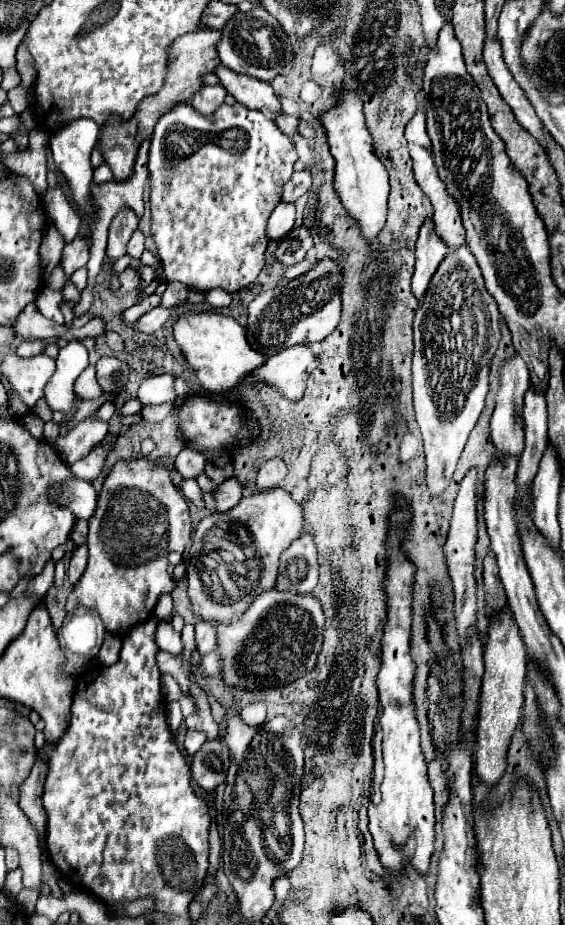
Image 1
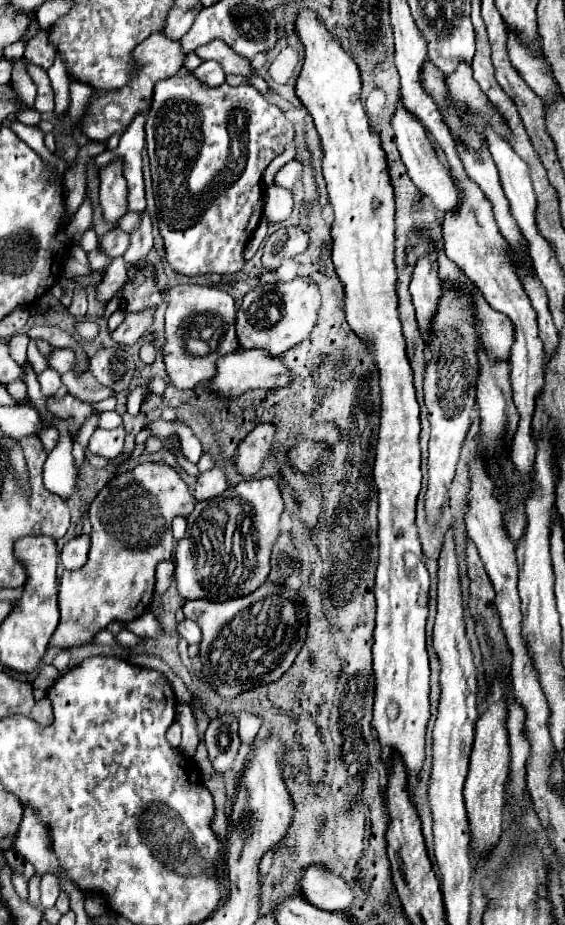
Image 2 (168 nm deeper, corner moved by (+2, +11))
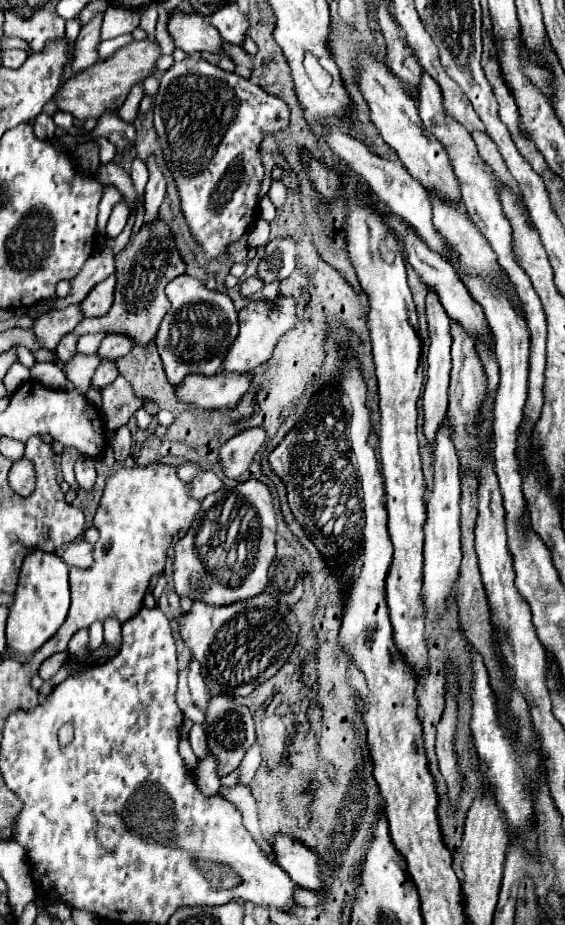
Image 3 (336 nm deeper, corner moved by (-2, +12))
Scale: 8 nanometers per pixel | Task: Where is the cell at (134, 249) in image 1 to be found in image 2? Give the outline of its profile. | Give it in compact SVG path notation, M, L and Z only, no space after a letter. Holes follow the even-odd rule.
M112 228L112 230L108 230L102 236L102 240L100 240L100 252L104 252L110 258L118 258L118 256L122 256L126 252L128 244L130 244L128 234L122 232L122 230L118 230L118 228Z

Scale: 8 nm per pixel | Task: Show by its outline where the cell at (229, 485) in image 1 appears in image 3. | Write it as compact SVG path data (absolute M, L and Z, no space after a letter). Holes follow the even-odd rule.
M206 469L206 471L198 473L192 479L192 497L196 497L198 501L202 501L206 495L216 493L220 487L222 487L222 481L218 479L218 475L214 471Z

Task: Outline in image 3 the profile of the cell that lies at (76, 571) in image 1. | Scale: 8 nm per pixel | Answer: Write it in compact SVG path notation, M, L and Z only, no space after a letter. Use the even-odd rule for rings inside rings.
M78 539L64 551L62 559L68 567L88 569L92 565L92 549L94 549L92 543L88 543L86 539Z

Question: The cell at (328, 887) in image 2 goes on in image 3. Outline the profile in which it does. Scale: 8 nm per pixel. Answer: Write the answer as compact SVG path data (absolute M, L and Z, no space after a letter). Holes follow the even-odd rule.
M276 835L272 847L274 847L278 865L284 871L288 871L288 875L296 881L298 887L308 889L308 891L322 889L320 859L316 859L312 849L284 835Z

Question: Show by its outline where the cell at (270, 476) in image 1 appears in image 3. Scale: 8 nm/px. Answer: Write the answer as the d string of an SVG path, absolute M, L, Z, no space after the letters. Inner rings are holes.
M254 427L254 429L246 429L246 431L238 433L236 437L232 437L230 441L226 441L220 447L220 461L222 461L226 477L238 479L244 471L248 471L254 455L262 447L264 439L266 439L266 429Z

